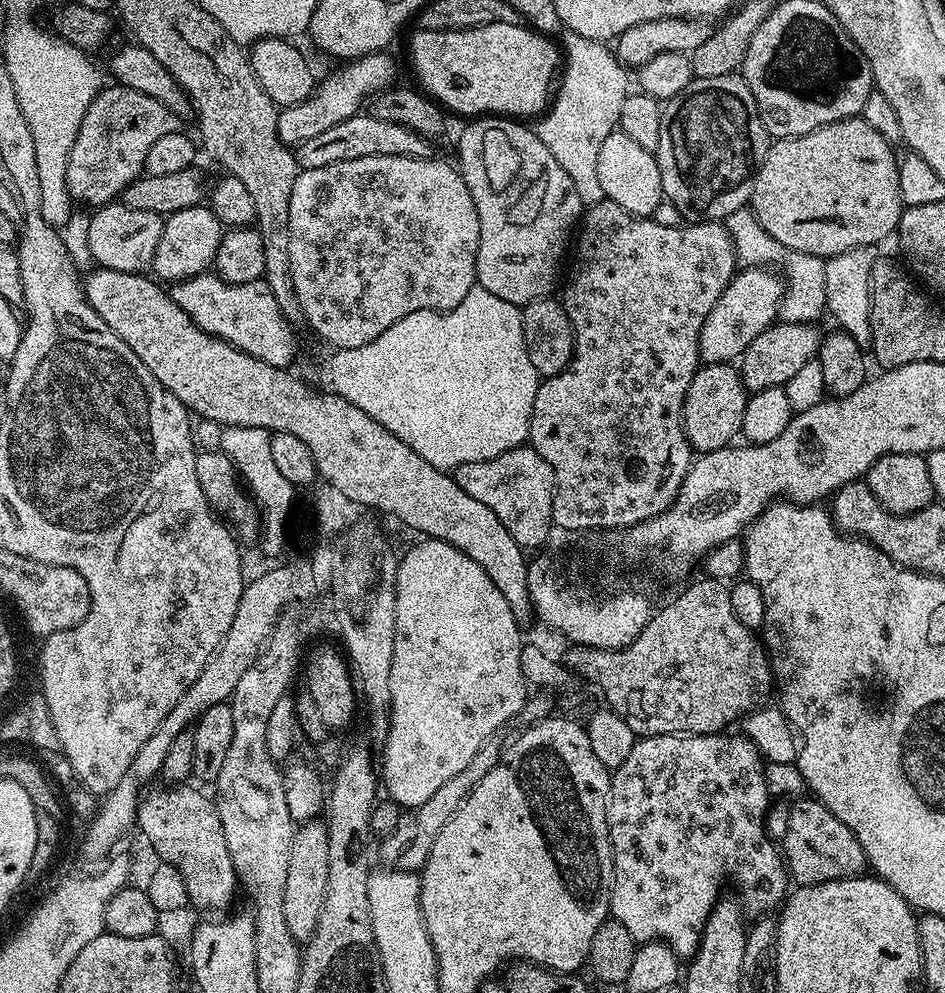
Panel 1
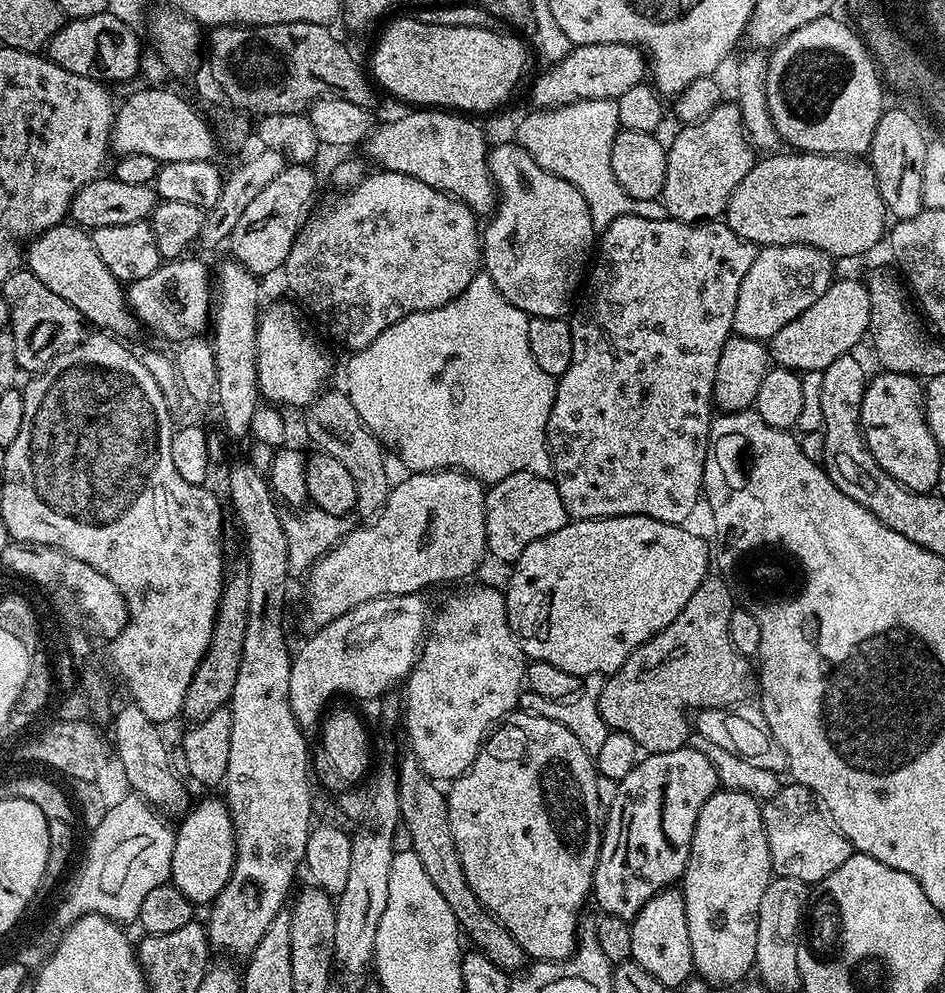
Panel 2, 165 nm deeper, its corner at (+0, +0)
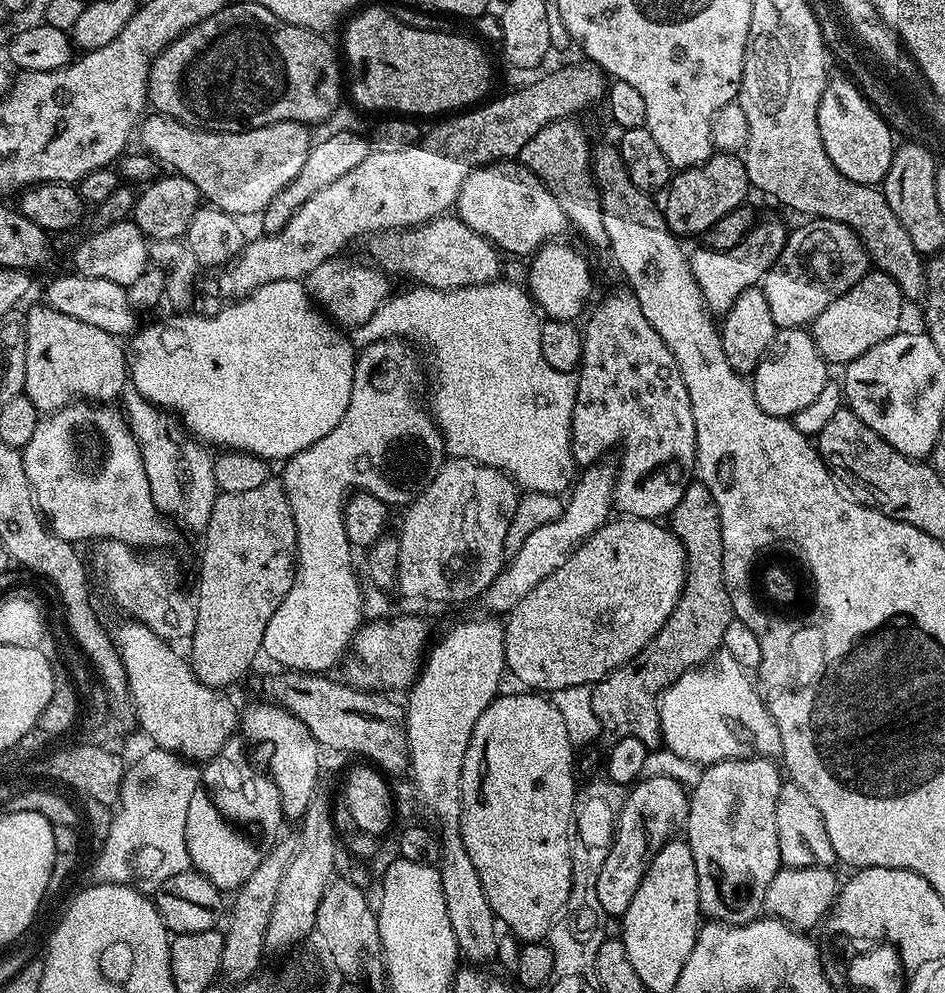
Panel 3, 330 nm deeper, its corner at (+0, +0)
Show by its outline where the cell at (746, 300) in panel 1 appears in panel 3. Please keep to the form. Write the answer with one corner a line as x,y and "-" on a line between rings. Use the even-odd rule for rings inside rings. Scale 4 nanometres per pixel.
808,218
801,228
792,228
778,262
765,274
762,287
777,329
802,328
853,288
870,271
868,252
859,236
837,220

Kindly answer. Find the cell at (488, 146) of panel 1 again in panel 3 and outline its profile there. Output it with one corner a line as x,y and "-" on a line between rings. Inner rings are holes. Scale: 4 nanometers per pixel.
549,242
542,245
531,257
532,269
528,272
527,291
536,302
537,309
549,320
571,320
579,321
579,316
585,315
584,303
588,300
588,295
592,292
592,268
588,265
588,260
576,248
571,248
564,242

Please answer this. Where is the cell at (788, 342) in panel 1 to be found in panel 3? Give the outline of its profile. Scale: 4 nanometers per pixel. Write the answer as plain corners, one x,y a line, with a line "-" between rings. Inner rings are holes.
870,270
853,288
846,290
846,294
842,294
834,302
830,302
830,306
826,306
826,310
822,310
822,314
818,314
818,318
810,325
810,331
818,350
829,365
843,366
849,364
854,358
866,354
866,350
870,350
870,346
878,346
878,342
901,331
900,319
904,316
904,304
906,305
906,298
900,293
900,287
894,282
894,278
890,278
885,272
879,270

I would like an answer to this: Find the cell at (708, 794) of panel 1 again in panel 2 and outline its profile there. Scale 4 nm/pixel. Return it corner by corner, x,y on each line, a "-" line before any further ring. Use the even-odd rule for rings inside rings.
687,746
669,752
653,752
645,755
634,766
634,770
626,774
626,778
618,781
606,808
606,819
602,824
600,857
592,879
594,904
596,900
601,913
631,922
636,919
642,906
650,902
650,898
675,885
683,877
684,868
688,865
698,814
704,803
716,791
718,783
714,766
706,758
706,754

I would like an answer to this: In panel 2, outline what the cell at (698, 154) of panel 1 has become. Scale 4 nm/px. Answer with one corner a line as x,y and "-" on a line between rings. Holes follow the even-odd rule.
722,102
705,120
700,120
696,124
684,124
681,129
673,138
672,144
670,140
666,148
668,161
662,193
666,210
671,219
681,220
684,224
715,221
725,215
738,182
742,182
742,178
750,174
752,165
756,163
757,153
754,151
752,141
748,139
748,133
744,130
744,119
740,117
740,110
732,102

